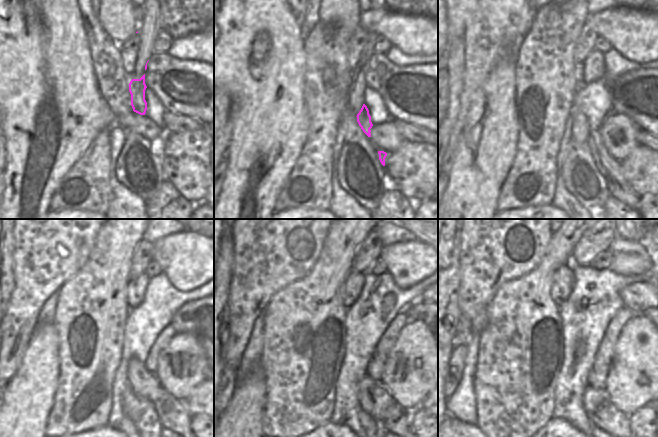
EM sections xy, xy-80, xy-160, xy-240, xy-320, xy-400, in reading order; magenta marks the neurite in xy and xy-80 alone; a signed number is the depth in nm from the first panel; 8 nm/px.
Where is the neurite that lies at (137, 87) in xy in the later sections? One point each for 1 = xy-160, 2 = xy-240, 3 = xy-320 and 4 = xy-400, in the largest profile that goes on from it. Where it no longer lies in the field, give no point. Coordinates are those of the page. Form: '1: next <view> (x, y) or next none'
1: next xy-160 (611, 170)
2: next xy-240 (172, 413)
3: next xy-320 (404, 422)
4: next none

